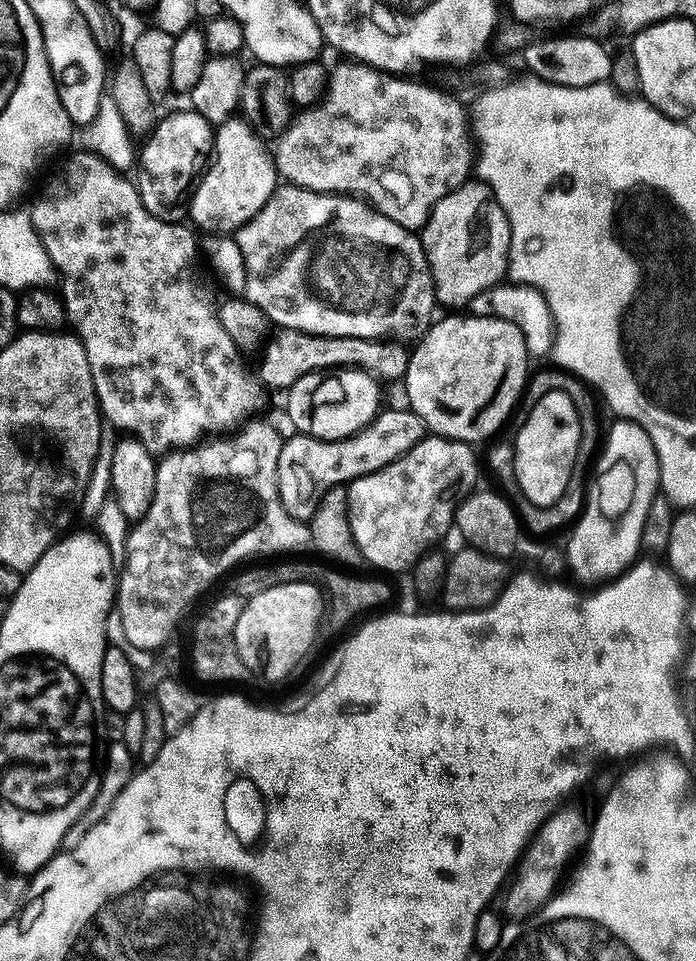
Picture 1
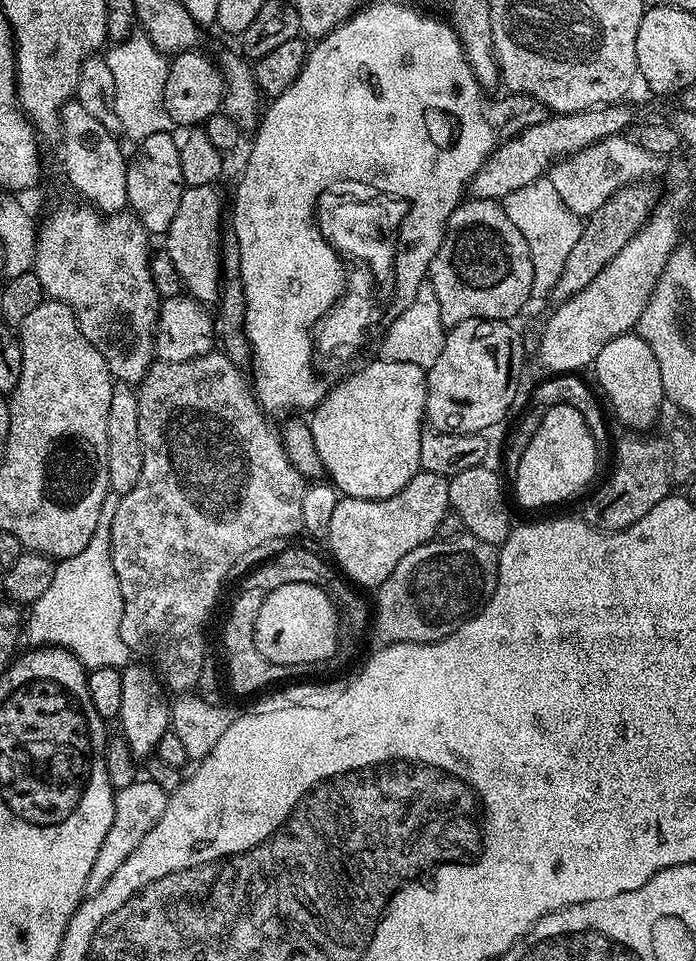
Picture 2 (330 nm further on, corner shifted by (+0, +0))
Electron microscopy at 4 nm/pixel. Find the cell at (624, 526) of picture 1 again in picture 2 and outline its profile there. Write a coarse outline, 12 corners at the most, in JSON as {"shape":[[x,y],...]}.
{"shape":[[625,334],[598,350],[599,391],[628,430],[665,403],[650,346]]}

